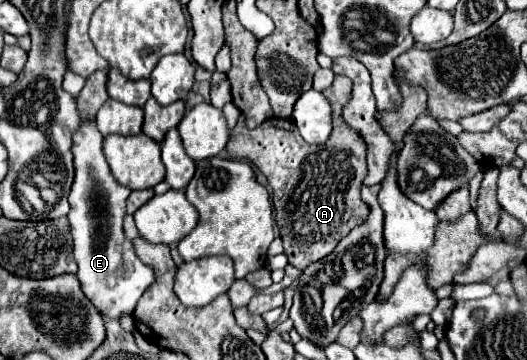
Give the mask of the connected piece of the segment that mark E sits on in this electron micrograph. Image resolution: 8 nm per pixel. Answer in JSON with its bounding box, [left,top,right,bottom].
[70,112,154,318]

